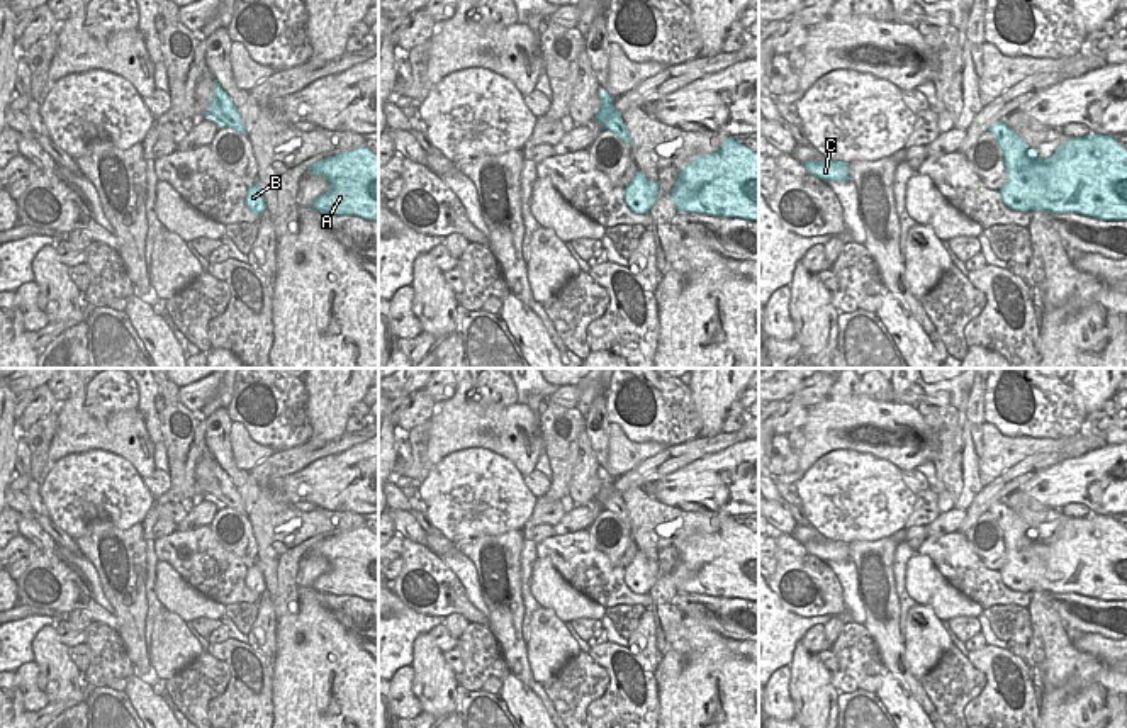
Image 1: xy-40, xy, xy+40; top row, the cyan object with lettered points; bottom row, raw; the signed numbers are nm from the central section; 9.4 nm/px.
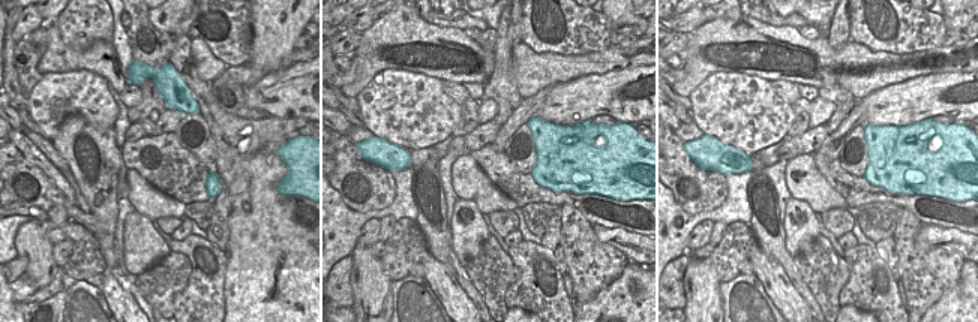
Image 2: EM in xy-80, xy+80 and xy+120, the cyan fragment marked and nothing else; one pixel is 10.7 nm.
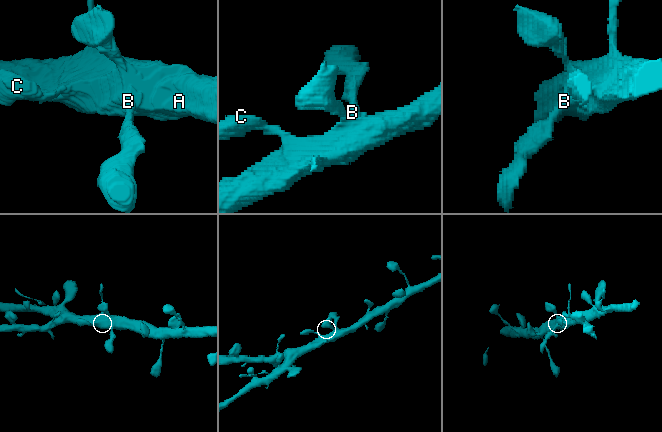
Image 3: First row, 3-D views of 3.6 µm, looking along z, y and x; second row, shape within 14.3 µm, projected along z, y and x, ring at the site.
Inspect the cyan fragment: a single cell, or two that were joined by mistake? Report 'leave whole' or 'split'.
leave whole

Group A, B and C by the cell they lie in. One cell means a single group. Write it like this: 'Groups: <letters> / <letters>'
Groups: A B C

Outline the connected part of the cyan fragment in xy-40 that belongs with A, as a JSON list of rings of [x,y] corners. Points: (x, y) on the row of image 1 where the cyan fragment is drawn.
[[[363,146],[324,158],[307,173],[329,183],[329,190],[312,202],[316,212],[378,221],[378,154]]]

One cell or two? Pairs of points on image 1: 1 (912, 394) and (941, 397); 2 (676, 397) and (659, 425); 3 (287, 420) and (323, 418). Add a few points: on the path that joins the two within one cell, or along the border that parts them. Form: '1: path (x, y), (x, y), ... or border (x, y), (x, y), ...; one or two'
1: path (919, 397), (934, 397); one
2: path (669, 404), (659, 418); one
3: border (302, 386), (309, 438); two

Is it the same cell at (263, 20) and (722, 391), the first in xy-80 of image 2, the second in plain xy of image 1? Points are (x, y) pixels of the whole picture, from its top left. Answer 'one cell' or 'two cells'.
one cell

